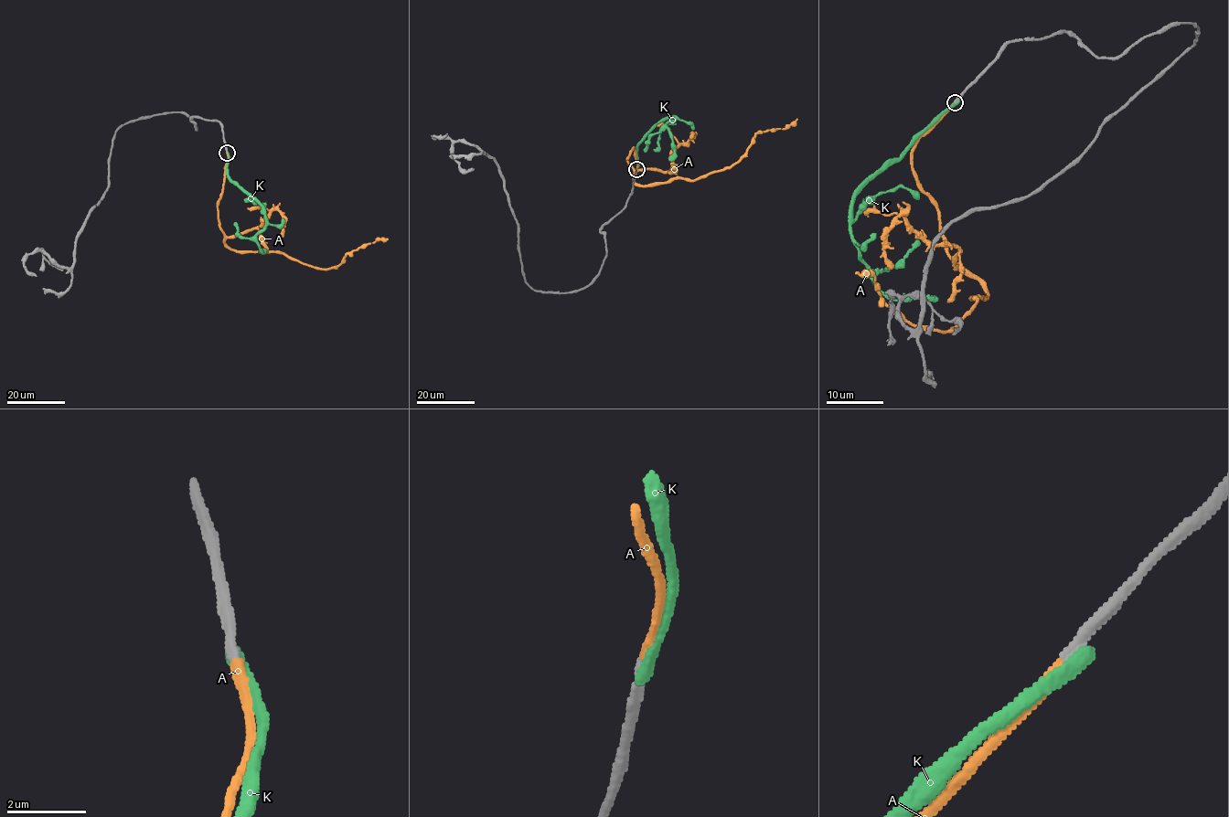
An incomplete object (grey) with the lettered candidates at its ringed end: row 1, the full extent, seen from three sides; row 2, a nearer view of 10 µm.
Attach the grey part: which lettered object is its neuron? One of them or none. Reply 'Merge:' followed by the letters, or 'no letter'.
Merge: A

